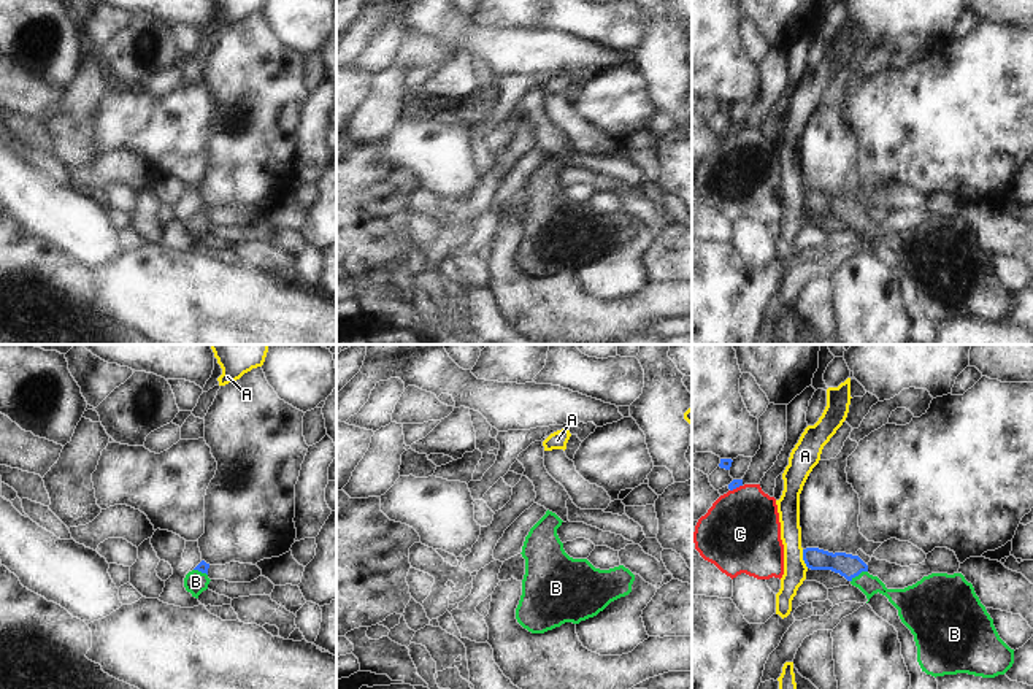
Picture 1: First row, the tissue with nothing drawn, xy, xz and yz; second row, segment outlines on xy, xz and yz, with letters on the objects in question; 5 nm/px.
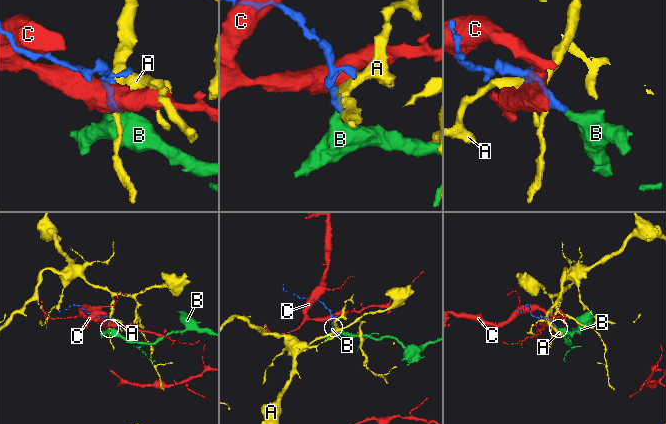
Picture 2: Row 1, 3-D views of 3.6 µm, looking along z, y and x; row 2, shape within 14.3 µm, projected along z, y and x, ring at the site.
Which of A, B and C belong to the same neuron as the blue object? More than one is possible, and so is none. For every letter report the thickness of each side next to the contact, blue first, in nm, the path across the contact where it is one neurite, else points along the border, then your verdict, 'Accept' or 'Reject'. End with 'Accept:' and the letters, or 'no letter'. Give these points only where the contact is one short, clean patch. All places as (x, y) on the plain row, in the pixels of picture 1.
A: Thickness 120 nm (blue) against 120 nm. Boundary: yz (802, 194), (802, 204), (808, 211). Reject
B: Thickness 120 nm (blue) against 100 nm. Path across: yz (848, 210), (859, 218), (868, 229). Accept
C: Thickness 50 nm (blue) against 400 nm. Reject
Accept: B.

